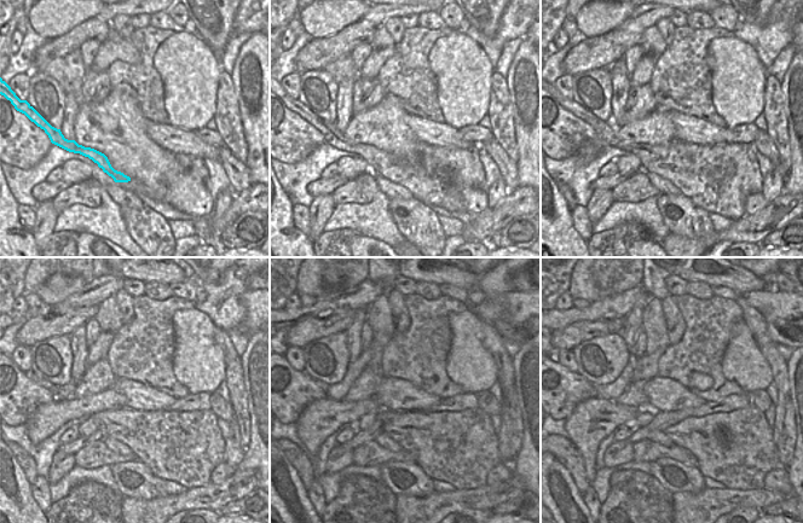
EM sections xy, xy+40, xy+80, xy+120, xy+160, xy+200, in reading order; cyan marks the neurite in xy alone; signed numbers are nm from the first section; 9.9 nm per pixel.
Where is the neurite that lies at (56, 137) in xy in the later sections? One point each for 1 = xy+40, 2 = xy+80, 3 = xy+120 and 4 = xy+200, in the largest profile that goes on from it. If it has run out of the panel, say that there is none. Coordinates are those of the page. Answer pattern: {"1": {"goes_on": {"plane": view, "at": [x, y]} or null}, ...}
{"1": {"goes_on": {"plane": "xy+40", "at": [388, 166]}}, "2": {"goes_on": {"plane": "xy+80", "at": [675, 158]}}, "3": {"goes_on": {"plane": "xy+120", "at": [132, 428]}}, "4": {"goes_on": {"plane": "xy+200", "at": [680, 434]}}}

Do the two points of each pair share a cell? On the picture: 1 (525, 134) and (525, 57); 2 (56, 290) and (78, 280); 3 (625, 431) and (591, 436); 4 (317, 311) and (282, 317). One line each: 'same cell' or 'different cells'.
1: same cell
2: same cell
3: different cells
4: same cell

